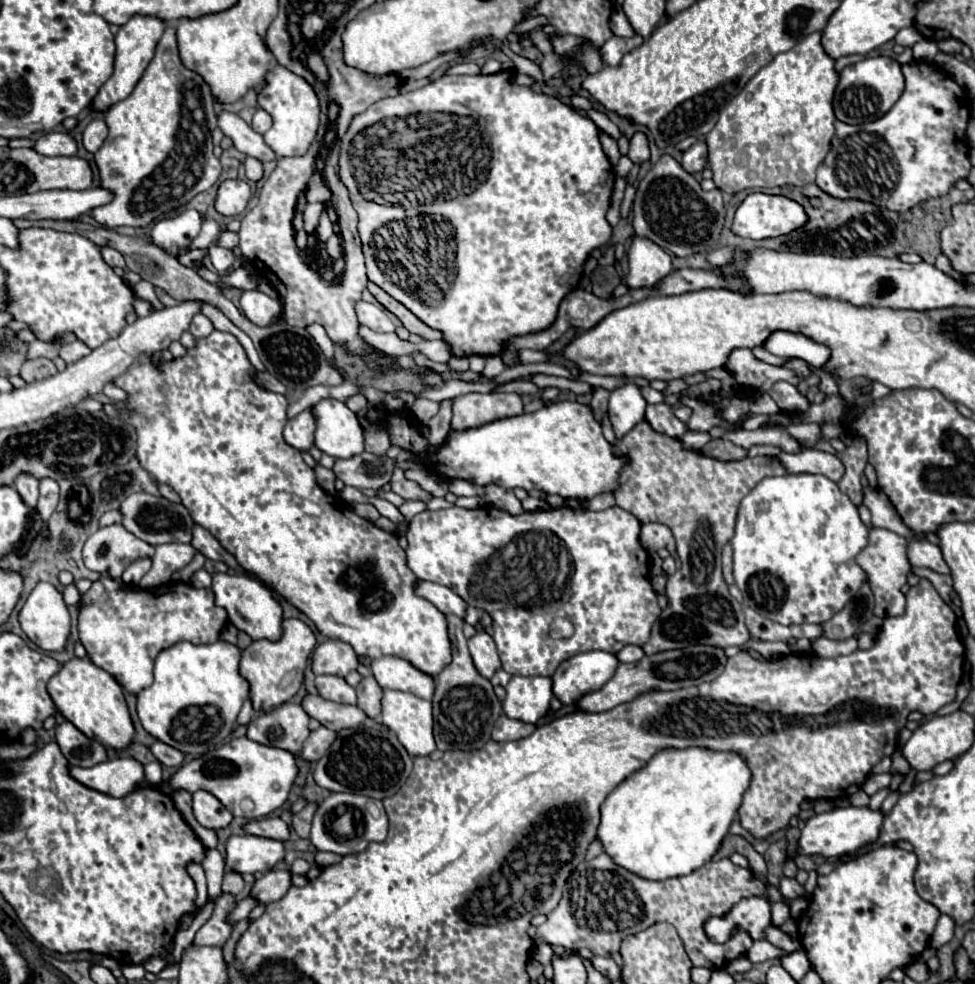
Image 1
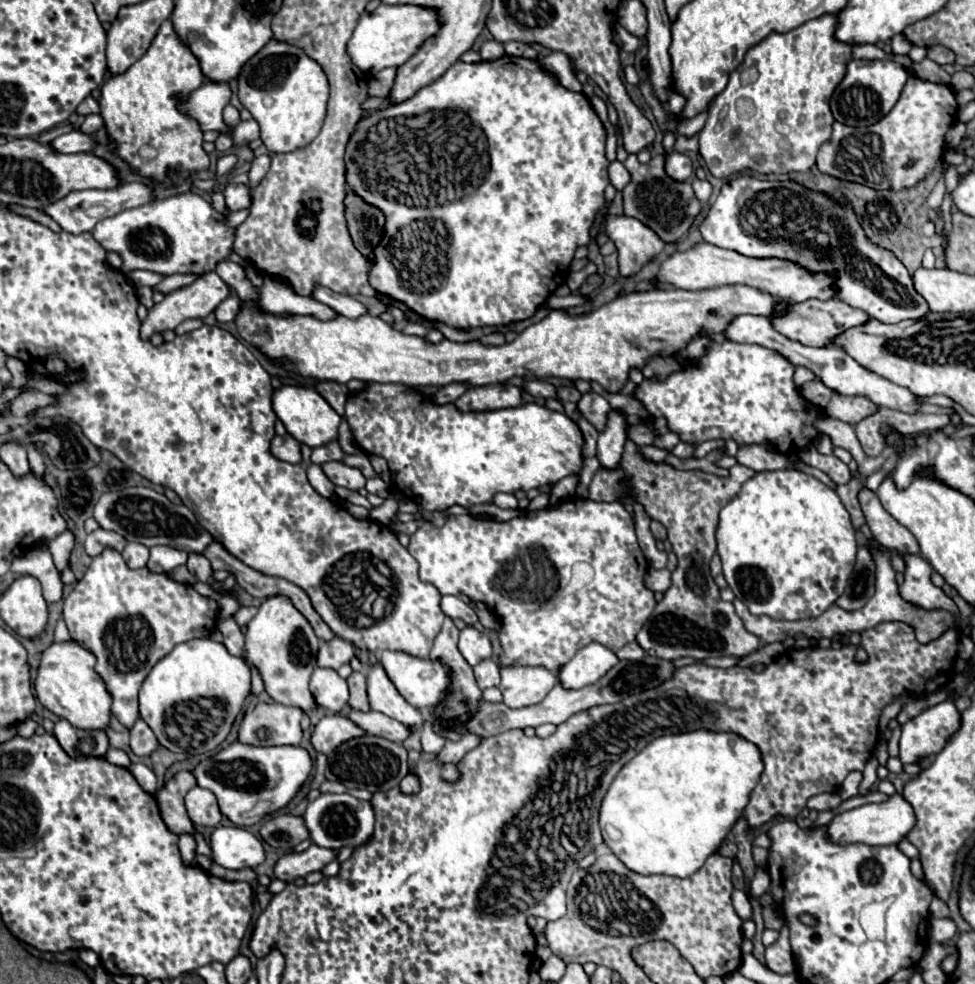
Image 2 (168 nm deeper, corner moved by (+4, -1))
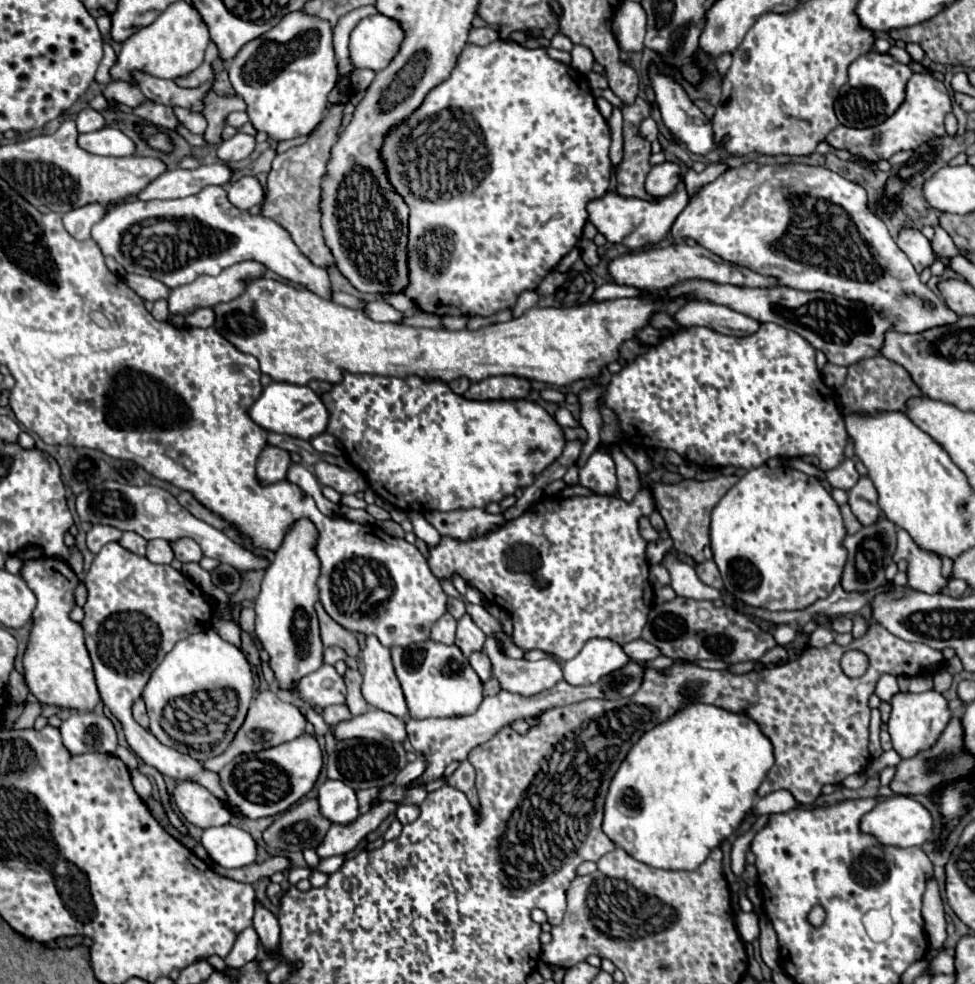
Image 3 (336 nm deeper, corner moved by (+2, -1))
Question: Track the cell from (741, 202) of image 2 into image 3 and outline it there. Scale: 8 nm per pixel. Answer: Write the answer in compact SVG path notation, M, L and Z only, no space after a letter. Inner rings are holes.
M744 163L728 169L690 197L686 209L672 223L670 235L674 239L692 237L702 247L734 265L778 279L778 285L782 287L826 291L844 299L862 301L892 321L894 331L900 333L922 333L930 327L958 321L958 315L920 281L910 259L894 243L882 219L870 211L866 189L820 165Z

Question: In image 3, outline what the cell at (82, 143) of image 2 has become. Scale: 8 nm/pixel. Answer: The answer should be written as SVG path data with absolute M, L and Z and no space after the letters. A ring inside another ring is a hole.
M104 127L94 133L84 133L78 137L78 145L94 155L110 157L130 157L136 151L136 143L116 127Z

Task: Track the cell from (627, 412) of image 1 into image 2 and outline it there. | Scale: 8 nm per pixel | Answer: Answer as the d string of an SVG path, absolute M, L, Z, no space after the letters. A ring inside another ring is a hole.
M610 409L606 429L598 437L598 459L600 465L606 469L618 467L622 459L622 449L628 439L628 421L624 411L620 409Z

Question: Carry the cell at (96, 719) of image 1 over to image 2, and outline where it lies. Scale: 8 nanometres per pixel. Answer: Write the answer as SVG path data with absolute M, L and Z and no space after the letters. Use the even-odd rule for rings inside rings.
M76 641L68 643L54 643L42 653L42 663L36 671L34 689L38 695L38 701L58 715L60 719L68 719L72 727L84 727L88 731L104 731L110 727L112 719L112 695L106 689L104 679L94 669L96 657L80 647Z

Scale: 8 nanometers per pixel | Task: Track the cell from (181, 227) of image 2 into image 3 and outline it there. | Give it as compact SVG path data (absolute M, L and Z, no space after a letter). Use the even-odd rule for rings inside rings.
M204 187L200 193L184 197L184 199L164 199L164 201L160 199L150 199L150 201L118 199L108 205L106 215L92 227L92 239L100 247L102 255L114 257L128 273L154 277L170 289L192 283L202 273L218 275L222 269L230 265L252 259L252 261L264 263L270 271L278 273L282 279L302 285L324 299L330 299L330 281L328 281L326 269L314 265L296 247L296 243L290 239L290 233L282 225L278 225L270 217L252 215L248 211L240 211L238 207L234 207L228 201L226 191L222 187Z

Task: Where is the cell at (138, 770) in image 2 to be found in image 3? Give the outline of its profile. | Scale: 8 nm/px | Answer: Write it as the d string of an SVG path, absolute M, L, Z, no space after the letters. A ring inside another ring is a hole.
M132 769L132 771L130 771L130 775L132 775L134 791L138 793L138 797L140 797L142 801L146 801L146 799L150 797L150 793L152 793L152 785L150 785L148 777L146 777L146 775L142 775L138 769Z

